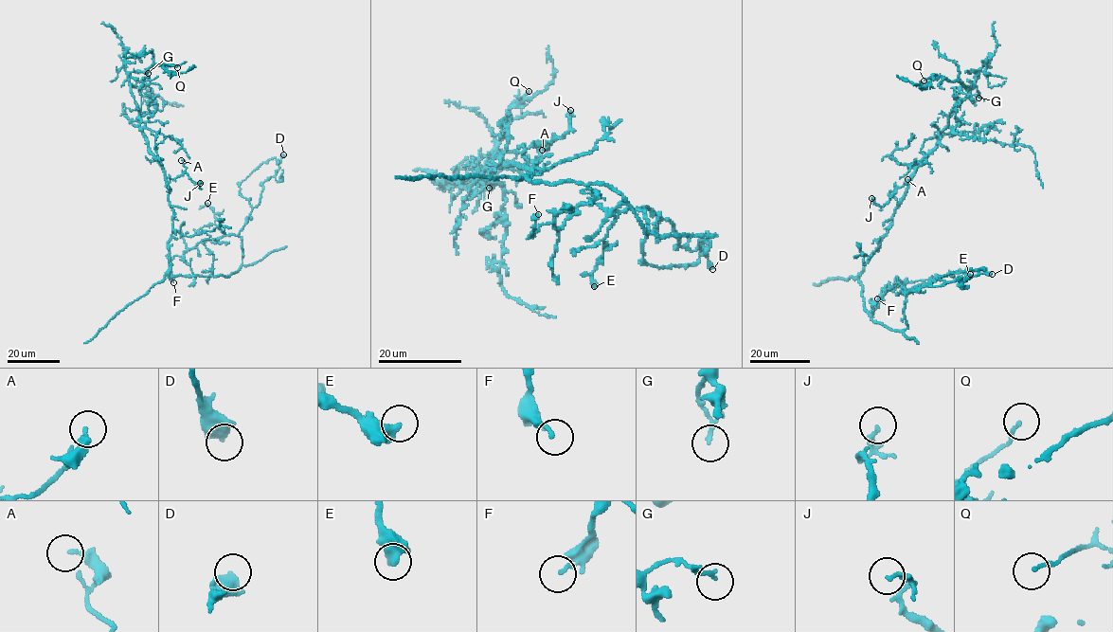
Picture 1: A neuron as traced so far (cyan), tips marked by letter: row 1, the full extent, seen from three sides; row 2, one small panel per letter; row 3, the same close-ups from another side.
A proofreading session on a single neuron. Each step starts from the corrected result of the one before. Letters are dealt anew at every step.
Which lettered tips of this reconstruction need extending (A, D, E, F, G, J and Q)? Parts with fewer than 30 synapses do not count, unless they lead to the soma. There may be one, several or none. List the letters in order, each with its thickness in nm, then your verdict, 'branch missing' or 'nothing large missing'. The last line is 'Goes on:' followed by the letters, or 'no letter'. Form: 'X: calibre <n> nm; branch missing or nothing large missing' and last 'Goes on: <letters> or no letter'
A: calibre 240 nm; nothing large missing
D: calibre 440 nm; nothing large missing
E: calibre 460 nm; nothing large missing
F: calibre 150 nm; nothing large missing
G: calibre 160 nm; nothing large missing
J: calibre 110 nm; nothing large missing
Q: calibre 150 nm; nothing large missing
Goes on: no letter

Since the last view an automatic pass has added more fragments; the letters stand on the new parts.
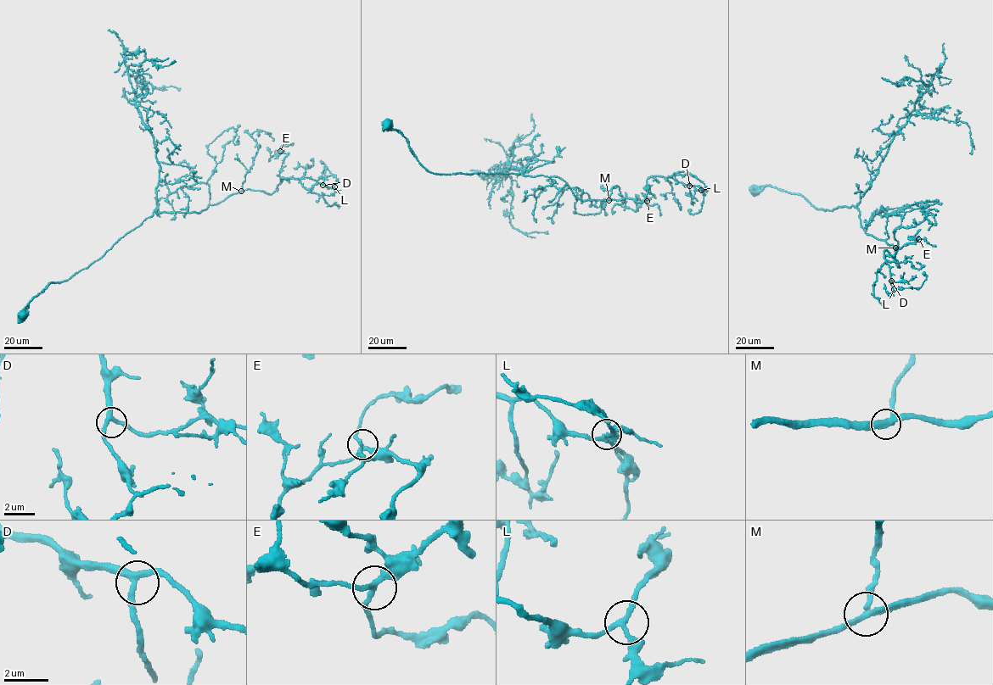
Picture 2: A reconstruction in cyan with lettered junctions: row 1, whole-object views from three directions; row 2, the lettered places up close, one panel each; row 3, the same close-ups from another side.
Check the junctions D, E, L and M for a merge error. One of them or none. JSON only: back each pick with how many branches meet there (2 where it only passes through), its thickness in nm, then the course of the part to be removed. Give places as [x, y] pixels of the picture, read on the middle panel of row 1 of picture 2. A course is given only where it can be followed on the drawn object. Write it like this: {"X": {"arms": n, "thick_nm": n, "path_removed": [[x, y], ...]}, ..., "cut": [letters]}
{"cut": []}

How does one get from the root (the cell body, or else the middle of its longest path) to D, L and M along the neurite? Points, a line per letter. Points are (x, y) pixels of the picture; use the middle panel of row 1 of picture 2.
D: (388, 125), (434, 173), (557, 176), (583, 201), (641, 203), (653, 175), (689, 186)
L: (388, 125), (434, 173), (557, 176), (583, 201), (641, 203), (653, 175), (701, 190)
M: (388, 125), (405, 138), (412, 153), (431, 172), (557, 176), (566, 182), (575, 198), (583, 201), (608, 200)

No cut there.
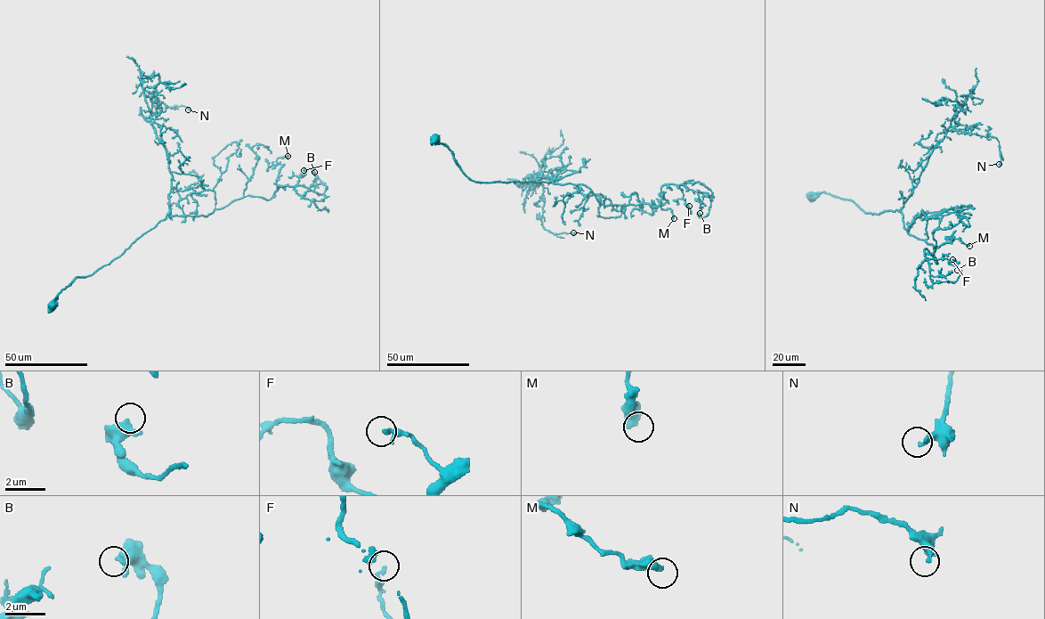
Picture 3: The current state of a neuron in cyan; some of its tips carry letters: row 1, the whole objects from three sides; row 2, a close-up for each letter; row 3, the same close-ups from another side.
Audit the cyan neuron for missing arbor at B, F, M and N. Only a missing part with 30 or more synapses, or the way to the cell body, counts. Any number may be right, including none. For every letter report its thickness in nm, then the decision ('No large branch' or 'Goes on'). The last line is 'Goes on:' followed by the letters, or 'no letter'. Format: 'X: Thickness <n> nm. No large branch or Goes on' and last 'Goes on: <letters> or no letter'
B: Thickness 480 nm. No large branch
F: Thickness 240 nm. No large branch
M: Thickness 480 nm. No large branch
N: Thickness 240 nm. No large branch
Goes on: no letter

